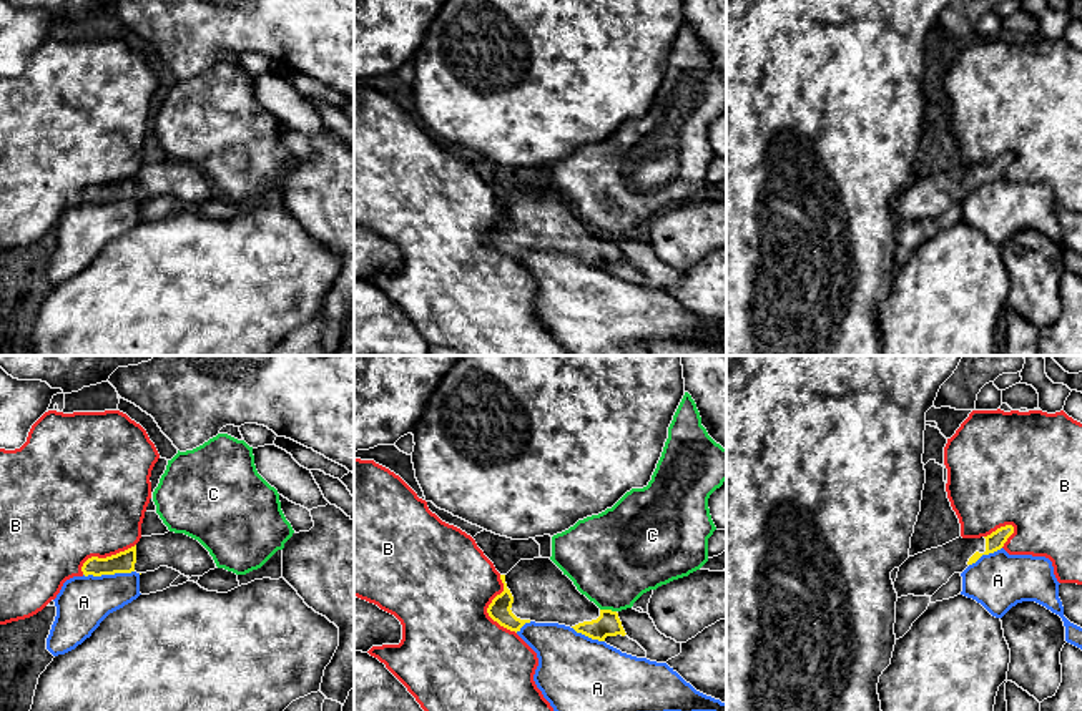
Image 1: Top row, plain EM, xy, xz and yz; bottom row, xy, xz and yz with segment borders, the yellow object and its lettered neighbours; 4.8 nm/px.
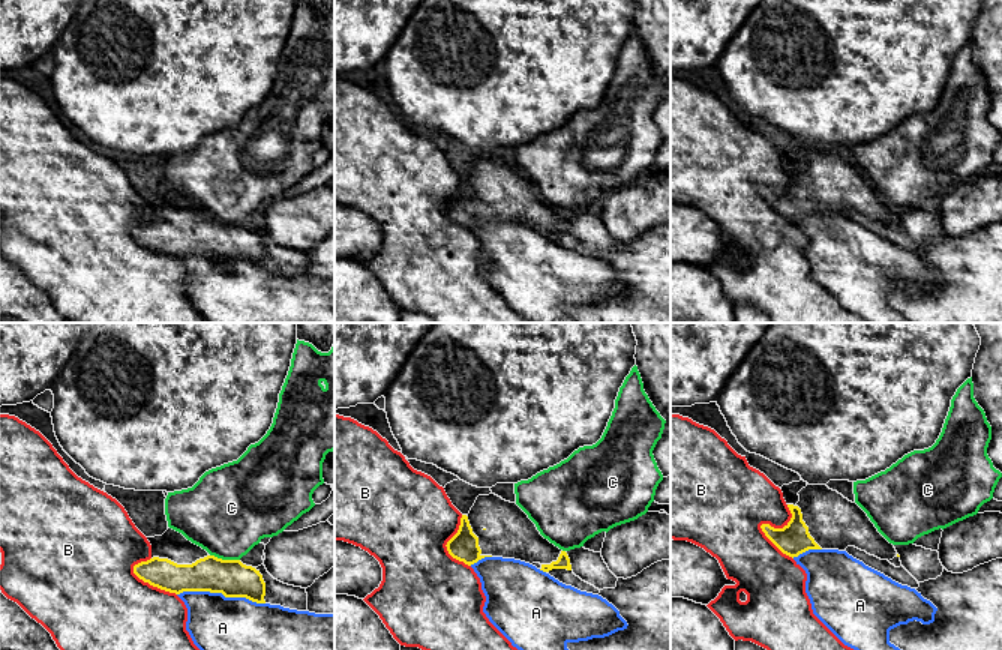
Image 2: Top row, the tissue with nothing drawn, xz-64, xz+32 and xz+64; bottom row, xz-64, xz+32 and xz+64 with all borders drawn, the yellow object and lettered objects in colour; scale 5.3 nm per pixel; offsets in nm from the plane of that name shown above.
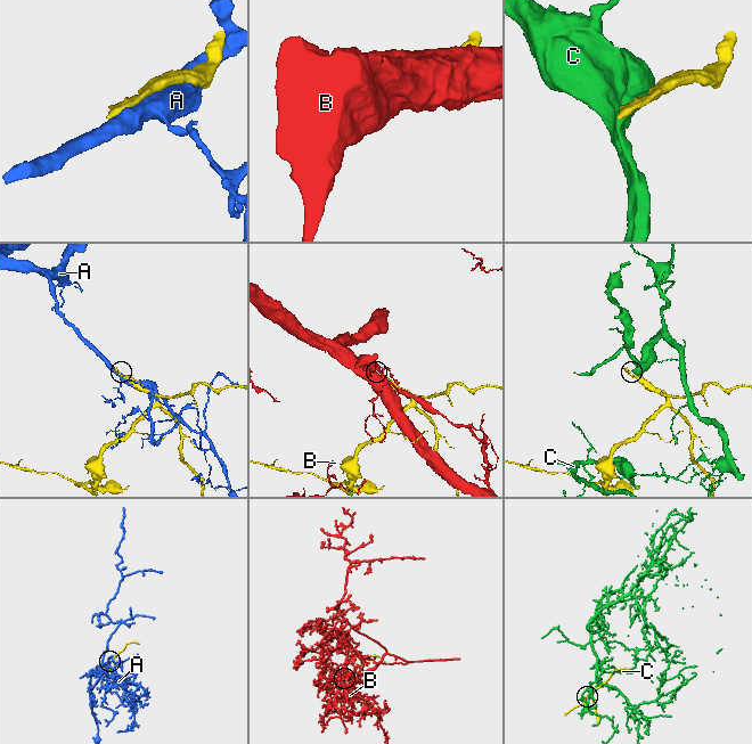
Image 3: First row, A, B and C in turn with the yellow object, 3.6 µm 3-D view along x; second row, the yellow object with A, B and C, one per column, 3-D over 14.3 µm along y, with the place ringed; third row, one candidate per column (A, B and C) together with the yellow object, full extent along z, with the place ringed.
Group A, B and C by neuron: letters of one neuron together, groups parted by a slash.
A / B / C

